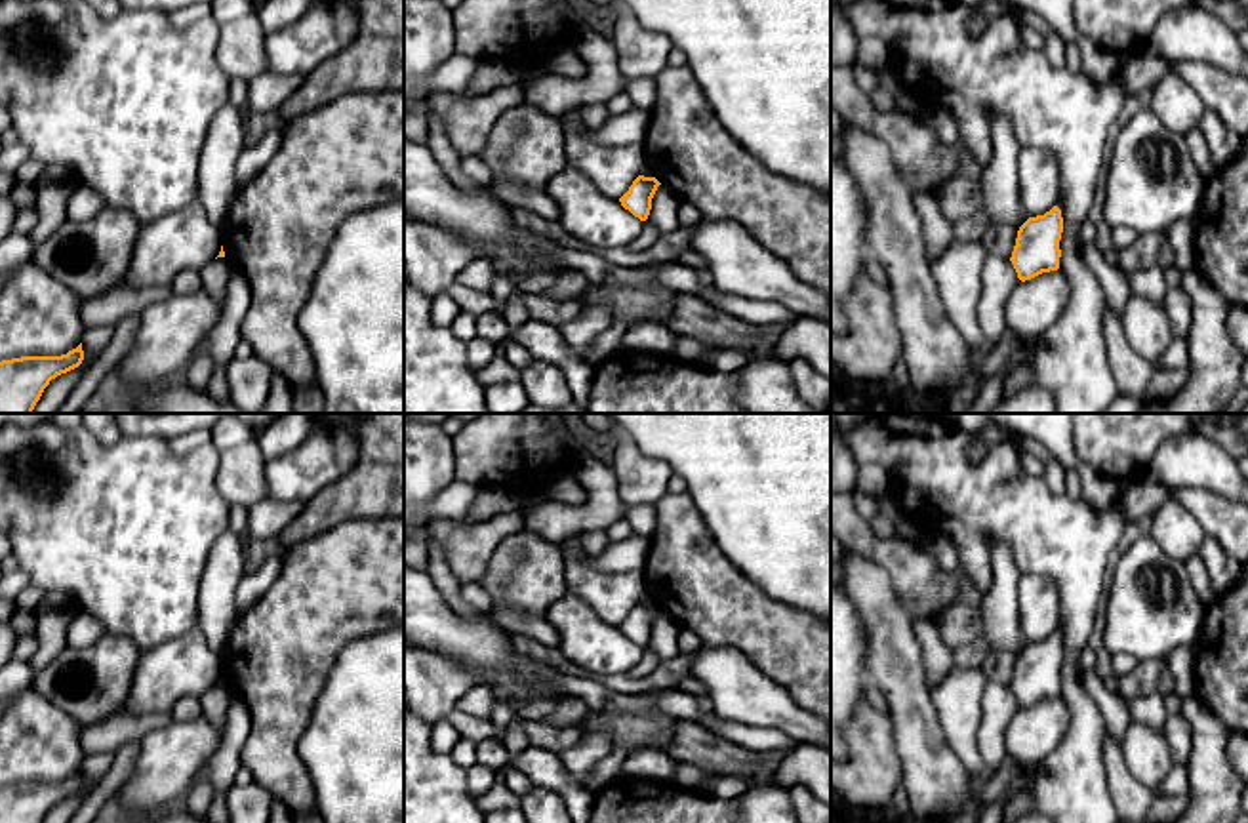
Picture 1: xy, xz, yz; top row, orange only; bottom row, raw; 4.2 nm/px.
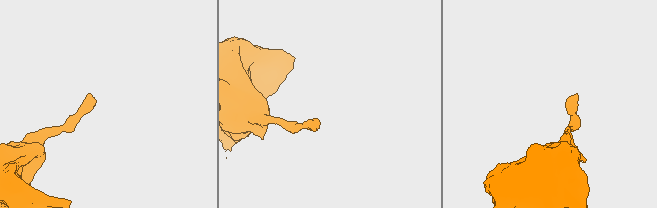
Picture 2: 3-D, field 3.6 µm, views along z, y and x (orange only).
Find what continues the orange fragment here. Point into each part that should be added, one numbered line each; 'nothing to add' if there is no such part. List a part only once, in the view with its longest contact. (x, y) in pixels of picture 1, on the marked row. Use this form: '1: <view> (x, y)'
nothing to add

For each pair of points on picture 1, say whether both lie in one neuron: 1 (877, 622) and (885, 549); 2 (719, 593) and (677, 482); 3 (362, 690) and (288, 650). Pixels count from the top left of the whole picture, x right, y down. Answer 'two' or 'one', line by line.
1: two
2: two
3: two

